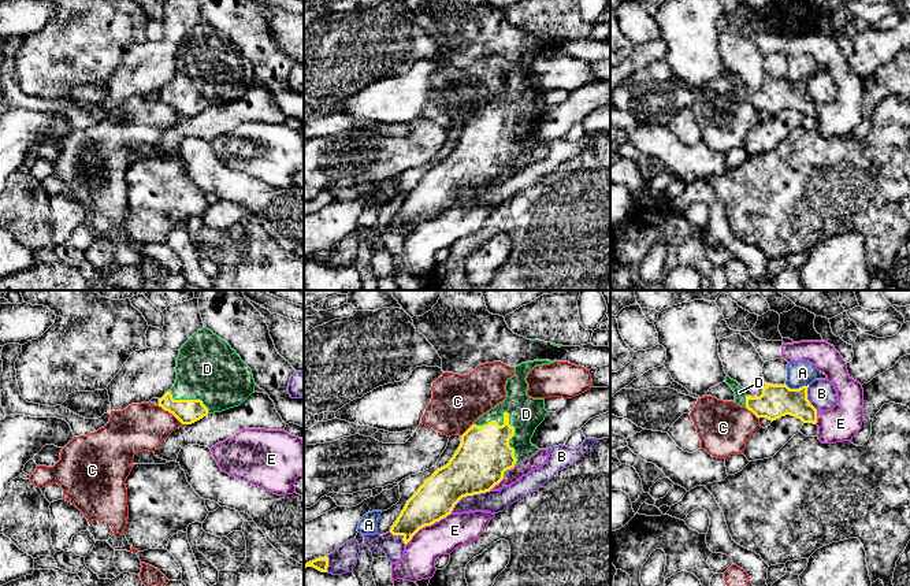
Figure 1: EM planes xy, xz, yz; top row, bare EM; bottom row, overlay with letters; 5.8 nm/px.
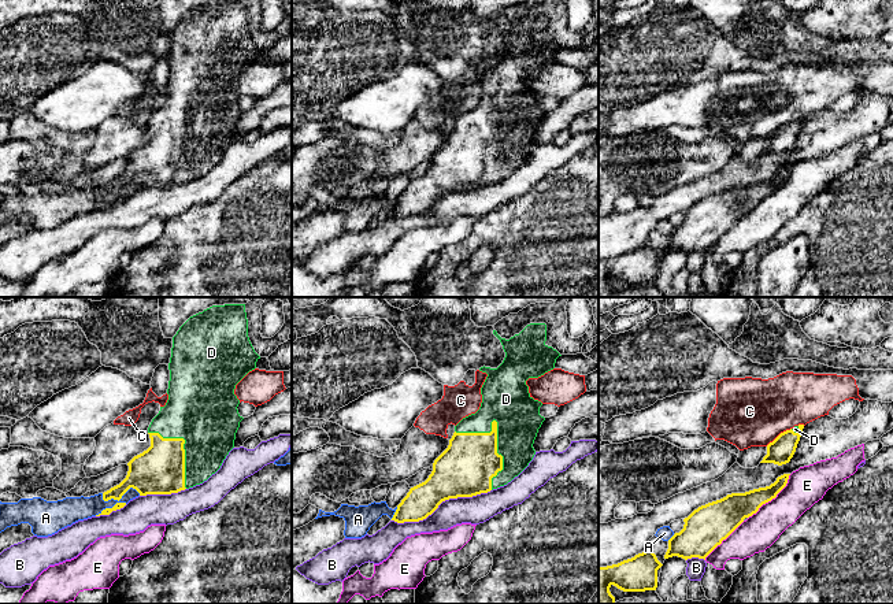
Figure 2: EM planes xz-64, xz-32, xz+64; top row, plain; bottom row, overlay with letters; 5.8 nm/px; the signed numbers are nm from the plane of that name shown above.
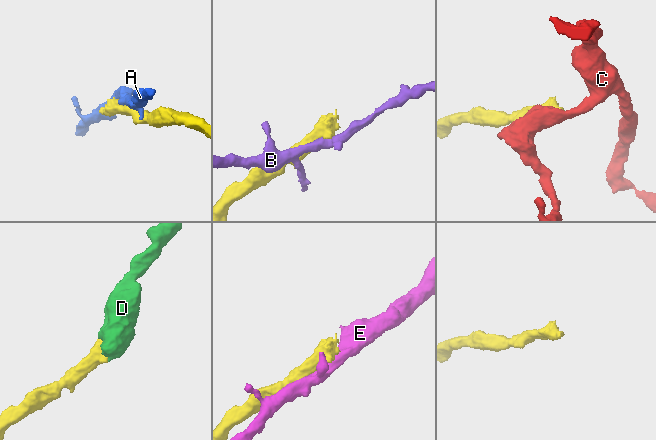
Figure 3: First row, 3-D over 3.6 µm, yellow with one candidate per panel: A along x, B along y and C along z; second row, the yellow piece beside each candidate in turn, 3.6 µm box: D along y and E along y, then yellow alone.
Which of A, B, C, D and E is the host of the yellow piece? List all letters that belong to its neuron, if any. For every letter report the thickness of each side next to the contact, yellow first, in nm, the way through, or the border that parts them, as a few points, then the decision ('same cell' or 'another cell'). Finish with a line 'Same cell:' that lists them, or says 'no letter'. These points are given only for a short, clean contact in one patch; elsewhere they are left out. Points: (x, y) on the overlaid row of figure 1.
A: calibres 190 and 150 nm; another cell
B: calibres 300 and 140 nm; another cell
C: calibres 140 and 280 nm; border xy (158, 405), (171, 412), (182, 423); another cell
D: calibres 300 and 200 nm; same cell
E: calibres 240 and 200 nm; another cell
Same cell: D

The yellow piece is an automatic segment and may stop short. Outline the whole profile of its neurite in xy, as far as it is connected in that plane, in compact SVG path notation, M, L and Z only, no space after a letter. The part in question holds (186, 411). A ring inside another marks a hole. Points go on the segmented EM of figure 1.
M207 327L182 345L175 372L175 383L159 398L159 407L182 424L238 407L255 393L252 370Z

